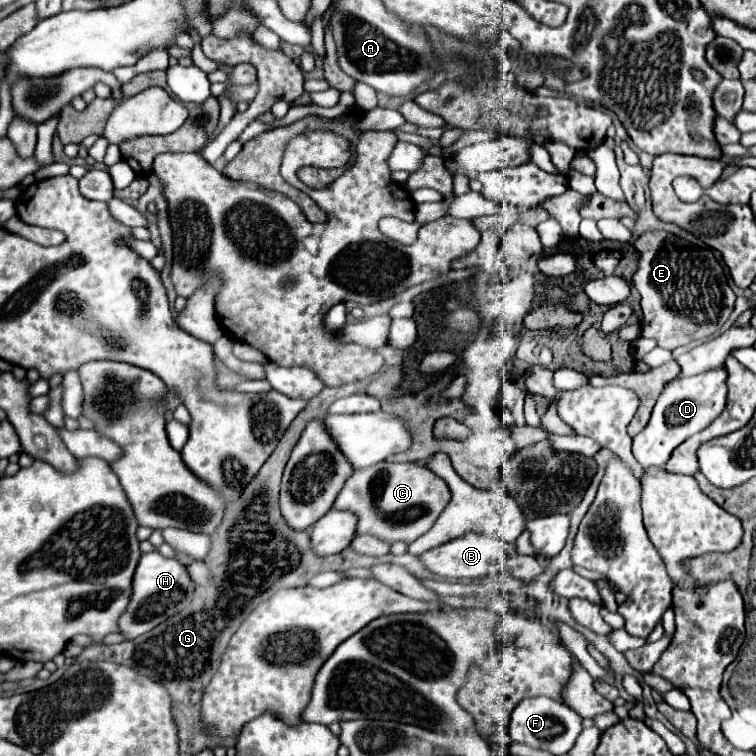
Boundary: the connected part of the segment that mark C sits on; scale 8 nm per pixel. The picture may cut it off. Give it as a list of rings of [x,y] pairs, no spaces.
[[[381,461],[367,469],[357,469],[343,485],[335,509],[351,511],[359,517],[359,535],[375,535],[383,541],[413,543],[417,537],[427,533],[437,521],[441,511],[447,507],[451,491],[447,483],[431,473],[427,467],[417,463],[389,463]]]

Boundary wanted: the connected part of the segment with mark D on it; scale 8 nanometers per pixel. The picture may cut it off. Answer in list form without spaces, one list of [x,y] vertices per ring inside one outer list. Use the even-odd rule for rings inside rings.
[[[717,367],[693,377],[683,377],[667,383],[653,407],[653,415],[647,427],[637,437],[633,437],[633,455],[637,463],[643,463],[643,467],[663,467],[677,445],[703,431],[713,419],[717,419],[717,415],[721,415],[725,407],[725,377],[727,369]]]

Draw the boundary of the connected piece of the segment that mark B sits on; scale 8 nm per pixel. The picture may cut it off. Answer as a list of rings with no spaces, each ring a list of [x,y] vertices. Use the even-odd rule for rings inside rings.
[[[465,533],[445,545],[439,545],[427,553],[421,555],[421,561],[423,565],[435,573],[435,575],[441,575],[445,579],[475,579],[475,577],[485,577],[489,575],[491,567],[497,565],[499,571],[505,571],[509,573],[511,577],[515,579],[523,579],[523,581],[529,581],[529,579],[535,579],[539,573],[545,571],[543,565],[539,565],[533,557],[523,557],[515,551],[515,543],[507,543],[503,539],[495,539],[495,537],[485,537],[481,533]]]

